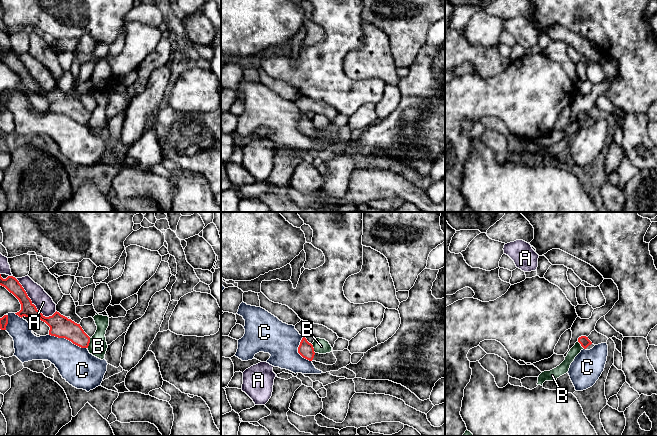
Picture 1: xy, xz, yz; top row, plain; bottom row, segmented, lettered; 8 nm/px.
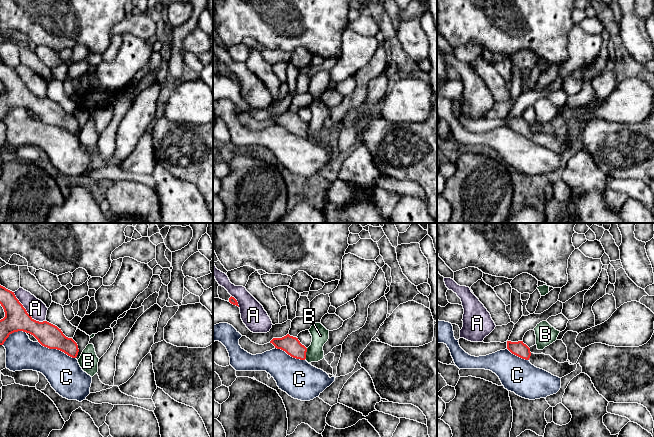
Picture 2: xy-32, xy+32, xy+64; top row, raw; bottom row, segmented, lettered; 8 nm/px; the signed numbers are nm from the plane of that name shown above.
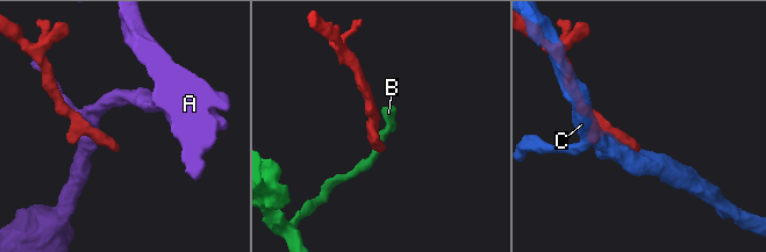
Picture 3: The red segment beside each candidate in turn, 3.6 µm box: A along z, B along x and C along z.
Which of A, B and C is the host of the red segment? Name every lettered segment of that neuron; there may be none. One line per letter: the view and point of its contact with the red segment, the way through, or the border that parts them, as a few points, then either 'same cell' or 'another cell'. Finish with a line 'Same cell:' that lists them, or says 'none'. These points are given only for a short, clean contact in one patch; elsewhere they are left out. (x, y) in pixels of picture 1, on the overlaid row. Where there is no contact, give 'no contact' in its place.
A: xy (31, 303) | another cell
B: xy (89, 342) | along xy (90, 338), (87, 348) | another cell
C: xy (68, 339) | another cell
Same cell: none

